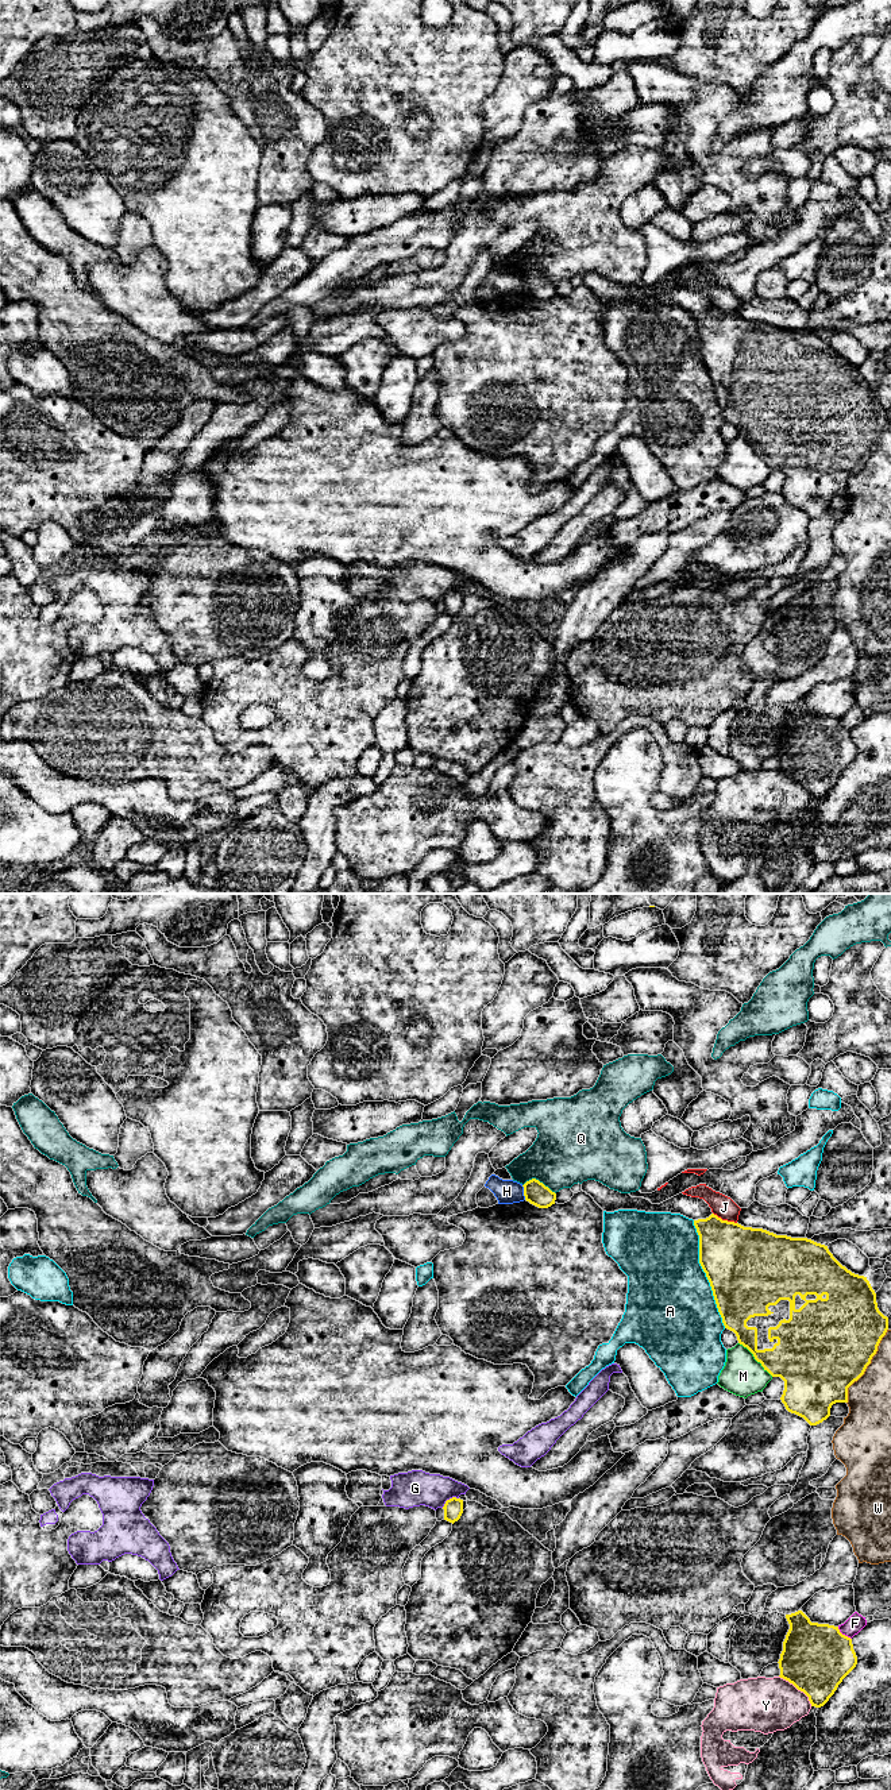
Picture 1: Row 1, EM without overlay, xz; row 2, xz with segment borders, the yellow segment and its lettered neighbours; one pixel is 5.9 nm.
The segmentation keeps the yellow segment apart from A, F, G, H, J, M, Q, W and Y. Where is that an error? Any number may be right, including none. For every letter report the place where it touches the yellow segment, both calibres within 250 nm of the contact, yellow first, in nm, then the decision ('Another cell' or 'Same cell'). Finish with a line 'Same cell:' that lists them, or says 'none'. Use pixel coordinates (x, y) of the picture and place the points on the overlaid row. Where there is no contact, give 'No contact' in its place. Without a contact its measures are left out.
A: Touches yellow at xz (706, 1275). Thickness 480 nm (yellow) against 480 nm. Another cell
F: Touches yellow at xz (844, 1635). Thickness 400 nm (yellow) against 100 nm. Another cell
G: Touches yellow at xz (450, 1499). Thickness 110 nm (yellow) against 220 nm. Another cell
H: Touches yellow at xz (524, 1192). Thickness 140 nm (yellow) against 140 nm. Another cell
J: Touches yellow at xz (725, 1221). Thickness 400 nm (yellow) against 140 nm. Another cell
M: Touches yellow at xz (755, 1358). Thickness 300 nm (yellow) against 240 nm. Another cell
Q: Touches yellow at xz (537, 1180). Thickness 140 nm (yellow) against 400 nm. Another cell
W: Touches yellow at xz (867, 1365). Thickness 500 nm (yellow) against 260 nm. Another cell
Y: Touches yellow at xz (798, 1689). Thickness 400 nm (yellow) against 320 nm. Another cell
Same cell: none

